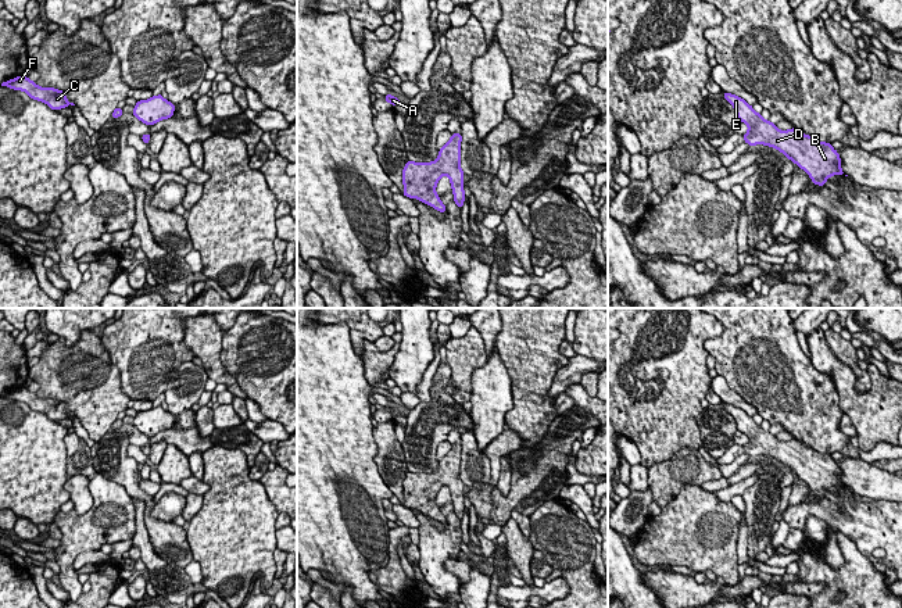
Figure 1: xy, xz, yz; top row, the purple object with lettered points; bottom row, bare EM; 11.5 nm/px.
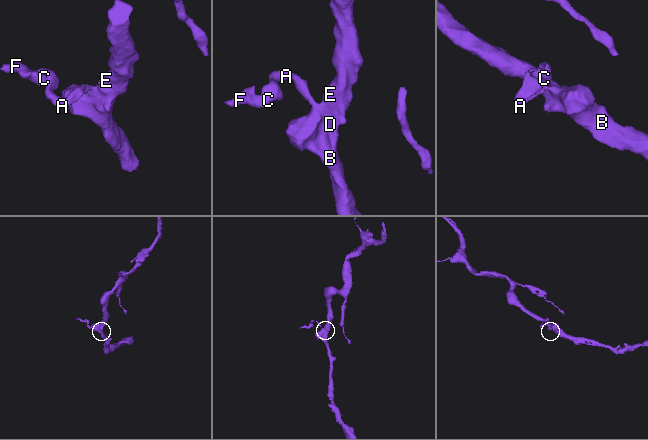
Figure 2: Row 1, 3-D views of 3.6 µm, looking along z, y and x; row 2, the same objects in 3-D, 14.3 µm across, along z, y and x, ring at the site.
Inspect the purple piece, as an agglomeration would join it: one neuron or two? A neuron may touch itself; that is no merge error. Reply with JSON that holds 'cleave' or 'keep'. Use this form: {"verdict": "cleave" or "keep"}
{"verdict": "keep"}

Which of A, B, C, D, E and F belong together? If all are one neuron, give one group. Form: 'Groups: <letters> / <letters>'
Groups: A B C D E F

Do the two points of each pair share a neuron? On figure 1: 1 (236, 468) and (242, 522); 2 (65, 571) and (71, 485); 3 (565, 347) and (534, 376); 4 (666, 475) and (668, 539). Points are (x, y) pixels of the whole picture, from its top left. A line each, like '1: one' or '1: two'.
1: one
2: two
3: two
4: two

